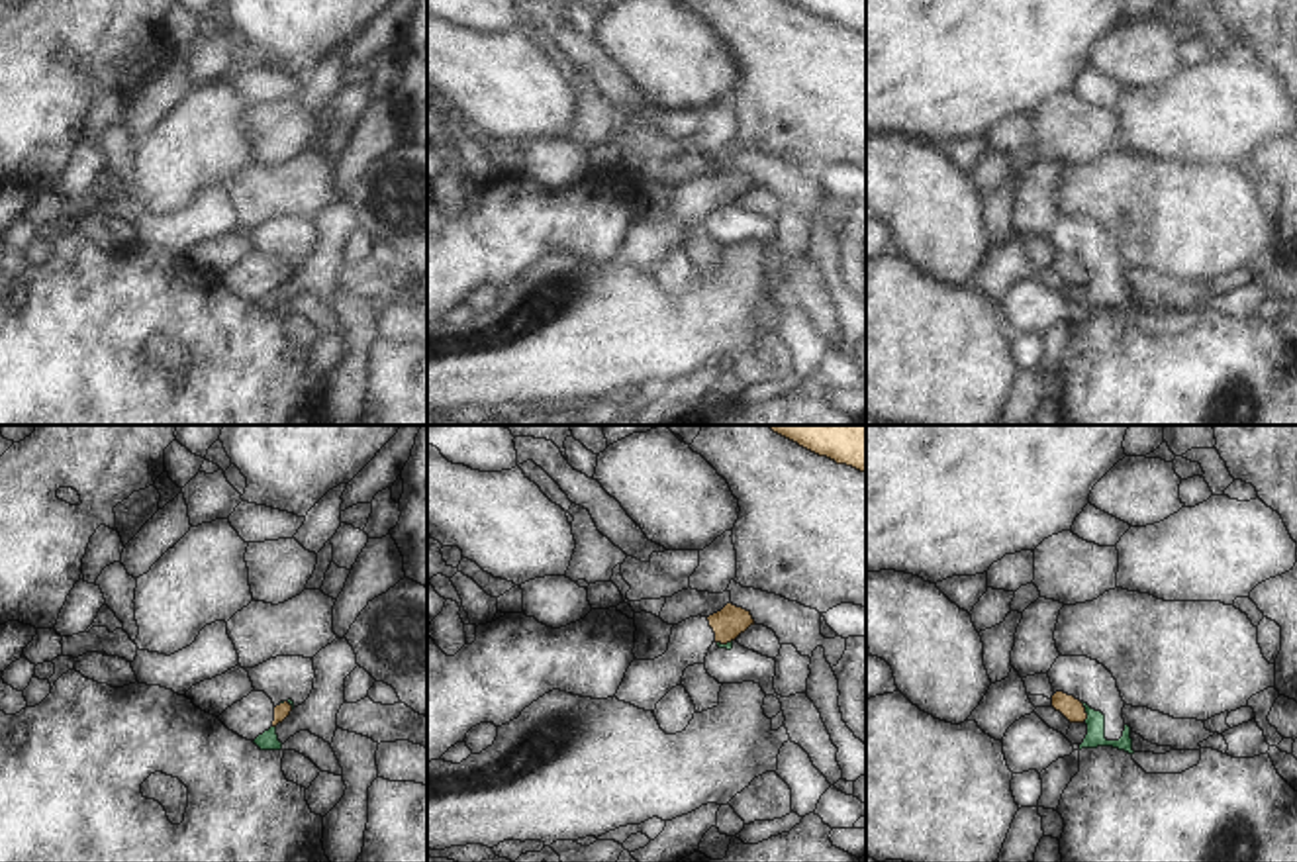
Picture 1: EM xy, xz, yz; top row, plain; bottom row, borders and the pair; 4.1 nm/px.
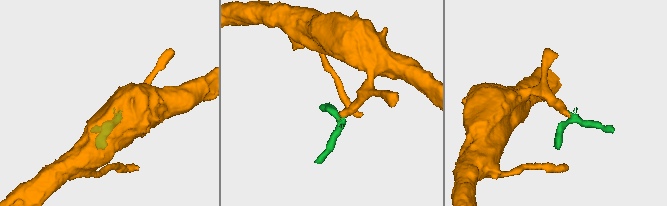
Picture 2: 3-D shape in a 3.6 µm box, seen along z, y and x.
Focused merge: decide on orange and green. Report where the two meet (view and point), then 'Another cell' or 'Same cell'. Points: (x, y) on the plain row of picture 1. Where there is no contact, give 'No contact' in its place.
Touches orange at yz (1084, 273). Another cell.

